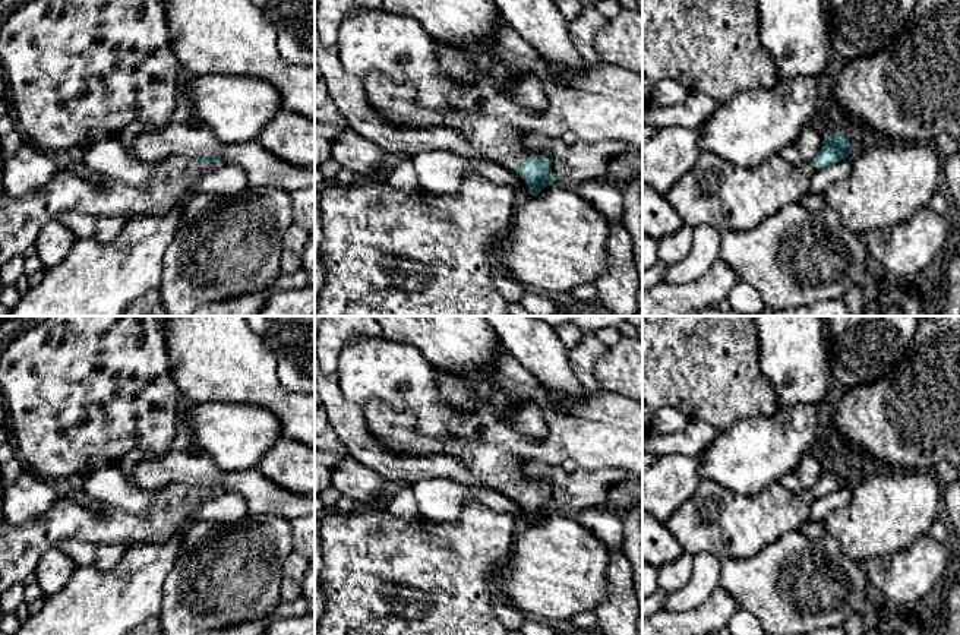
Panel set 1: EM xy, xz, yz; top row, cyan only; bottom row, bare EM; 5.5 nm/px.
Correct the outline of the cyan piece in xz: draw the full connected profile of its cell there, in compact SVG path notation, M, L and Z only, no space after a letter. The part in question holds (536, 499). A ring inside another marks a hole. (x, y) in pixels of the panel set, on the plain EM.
M498 345L498 360L493 367L484 373L445 373L435 369L435 380L439 392L452 408L452 418L449 420L449 437L427 437L416 430L416 417L411 411L395 413L386 402L372 399L361 407L363 417L372 435L391 452L413 454L413 455L452 455L465 462L470 473L484 486L514 499L525 509L531 524L539 522L547 511L553 509L552 489L543 480L530 477L524 473L522 464L525 461L537 461L547 467L562 465L565 459L577 462L582 470L623 470L642 480L642 404L613 394L606 389L597 392L585 392L582 402L569 408L560 408L546 394L543 385L522 367L518 360ZM524 402L534 402L540 407L547 436L544 440L533 440L515 430L509 421L509 410Z

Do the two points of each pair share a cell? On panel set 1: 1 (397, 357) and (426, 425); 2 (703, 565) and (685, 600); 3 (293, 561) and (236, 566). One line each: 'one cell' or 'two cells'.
1: one cell
2: one cell
3: two cells

